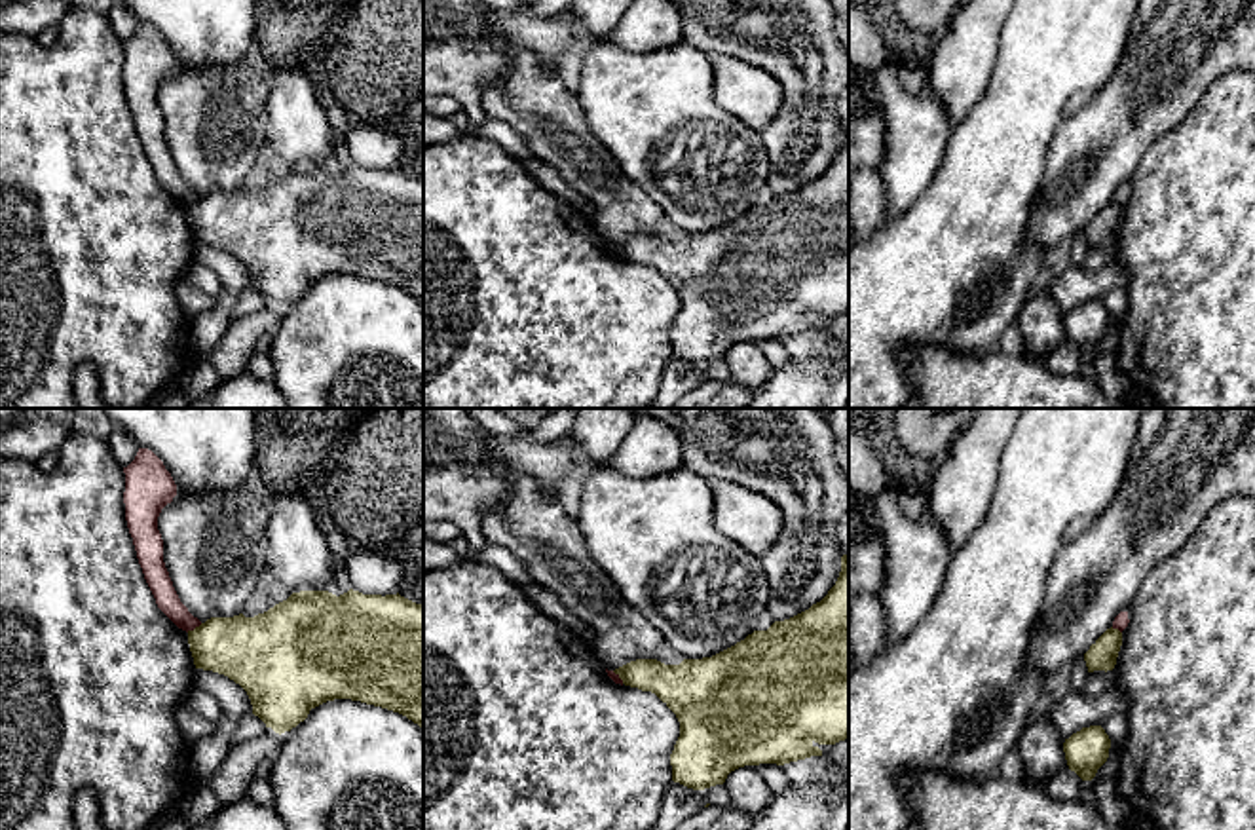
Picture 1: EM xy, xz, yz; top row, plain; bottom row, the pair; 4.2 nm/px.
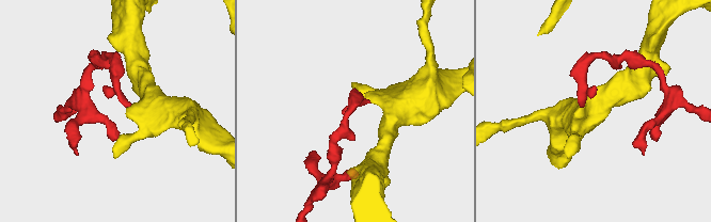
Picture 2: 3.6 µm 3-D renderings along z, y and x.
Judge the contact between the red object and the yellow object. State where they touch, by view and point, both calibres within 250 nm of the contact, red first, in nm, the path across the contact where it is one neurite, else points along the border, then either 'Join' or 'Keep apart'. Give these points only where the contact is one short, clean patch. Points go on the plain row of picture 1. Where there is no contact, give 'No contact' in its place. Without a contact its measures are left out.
Touches red at xy (194, 202). Thickness 100 nm (red) against 280 nm. Boundary: xy (202, 198), (187, 206). Keep apart

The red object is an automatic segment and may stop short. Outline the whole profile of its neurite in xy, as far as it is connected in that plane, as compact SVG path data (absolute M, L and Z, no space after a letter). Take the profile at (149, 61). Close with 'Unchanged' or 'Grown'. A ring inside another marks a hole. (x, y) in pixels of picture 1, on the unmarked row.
M139 23L125 47L125 95L144 154L158 182L182 205L201 199L180 177L163 137L163 114L158 104L161 84L177 70L177 59L163 36L148 23Z. Unchanged

